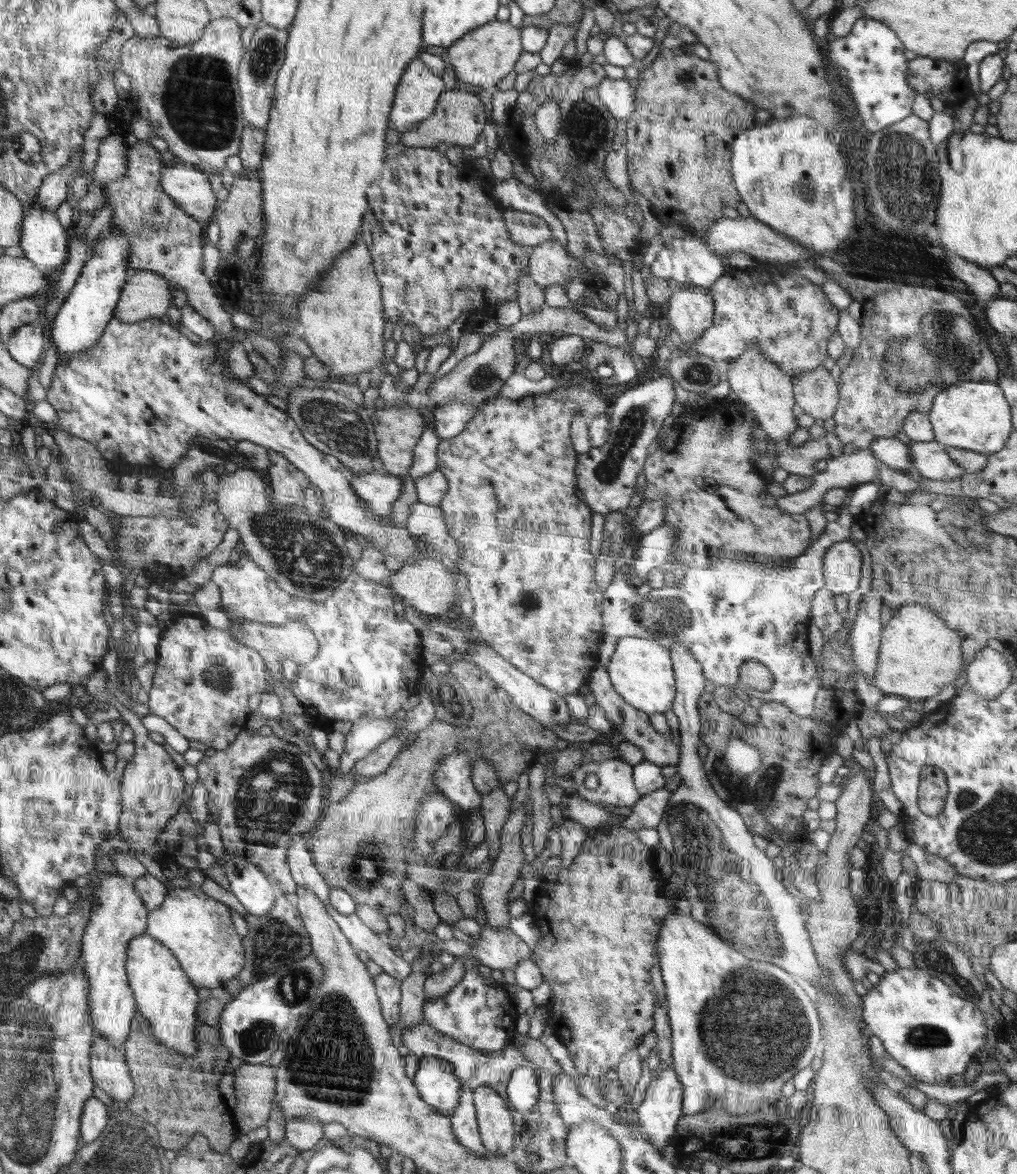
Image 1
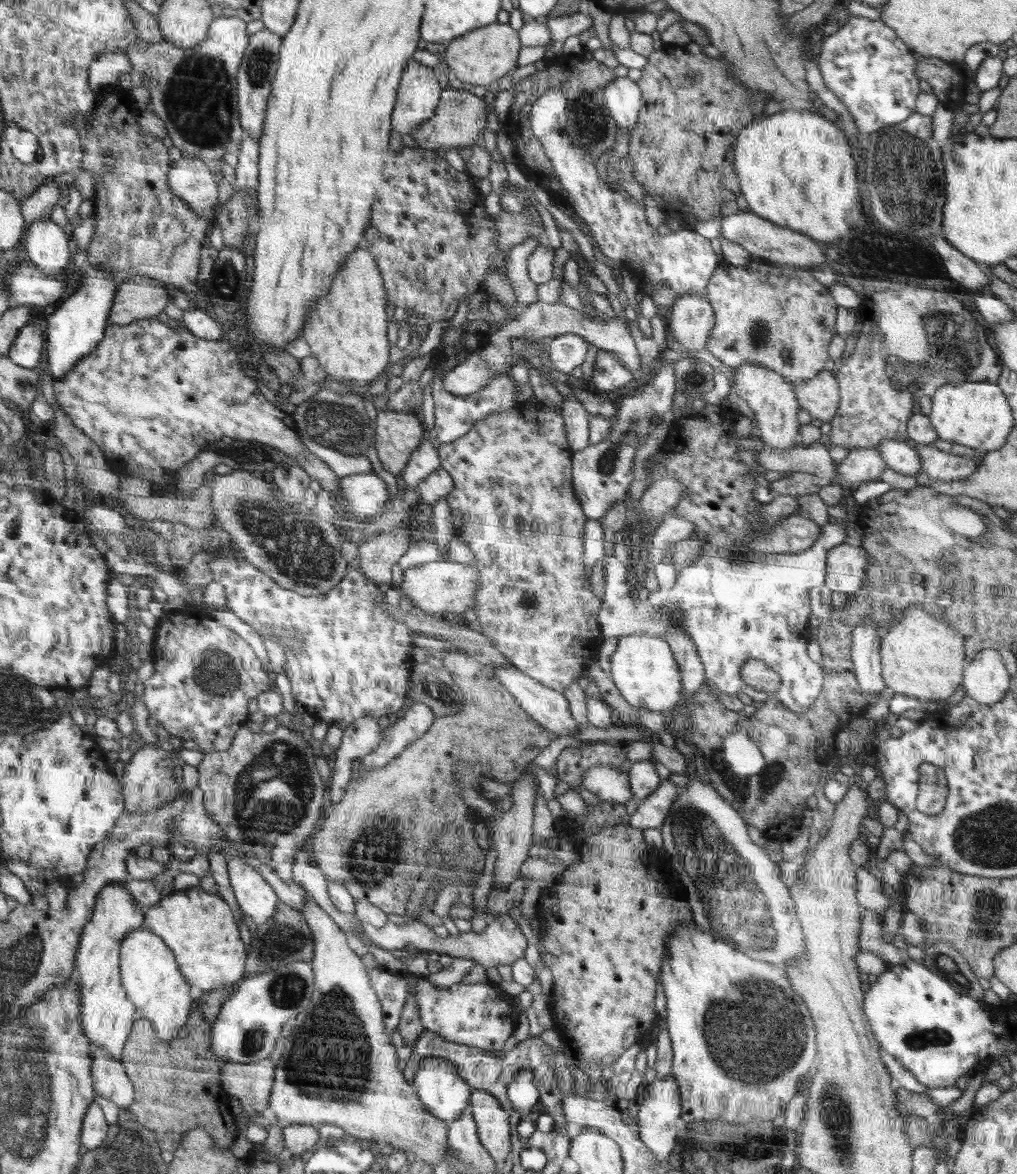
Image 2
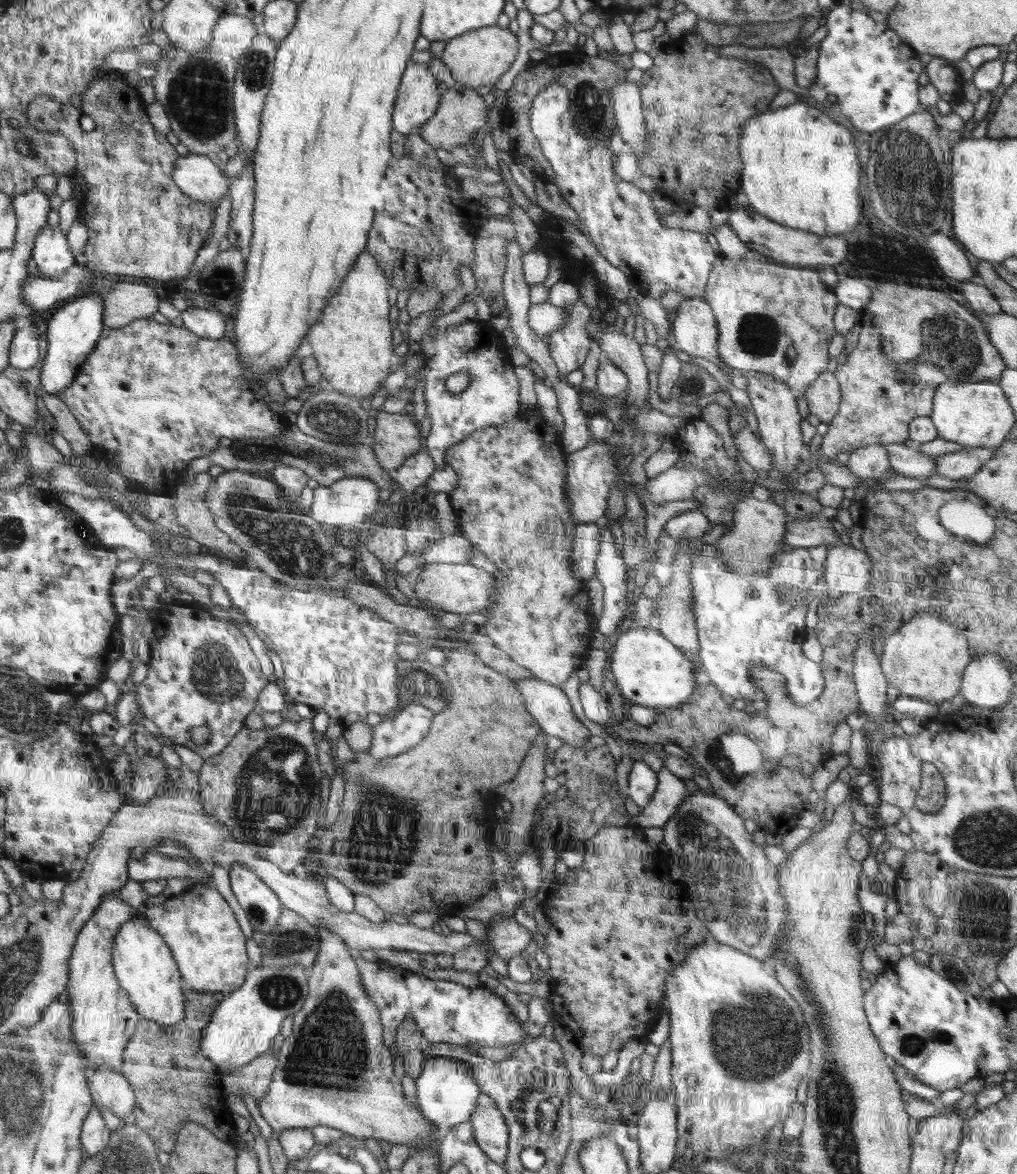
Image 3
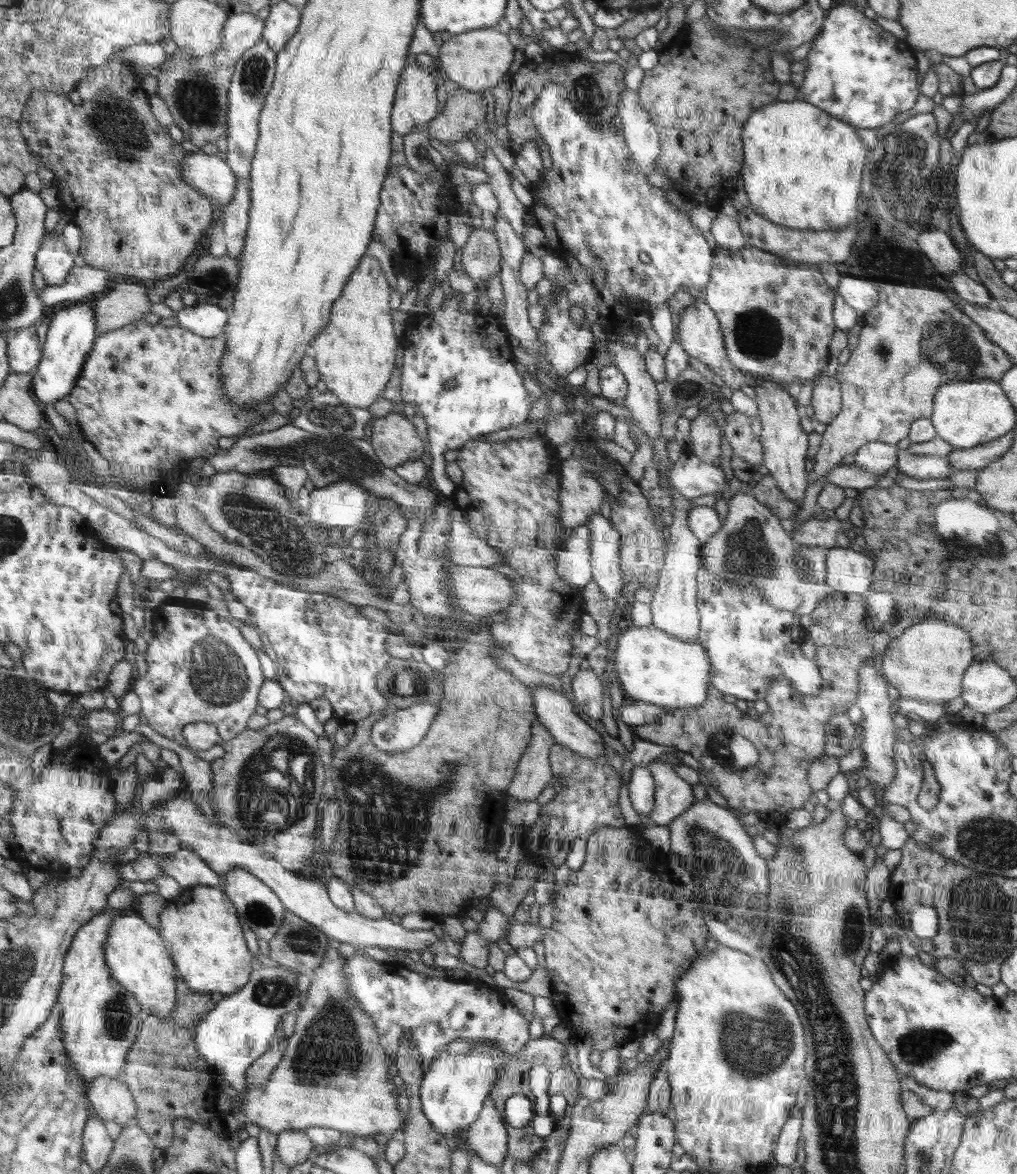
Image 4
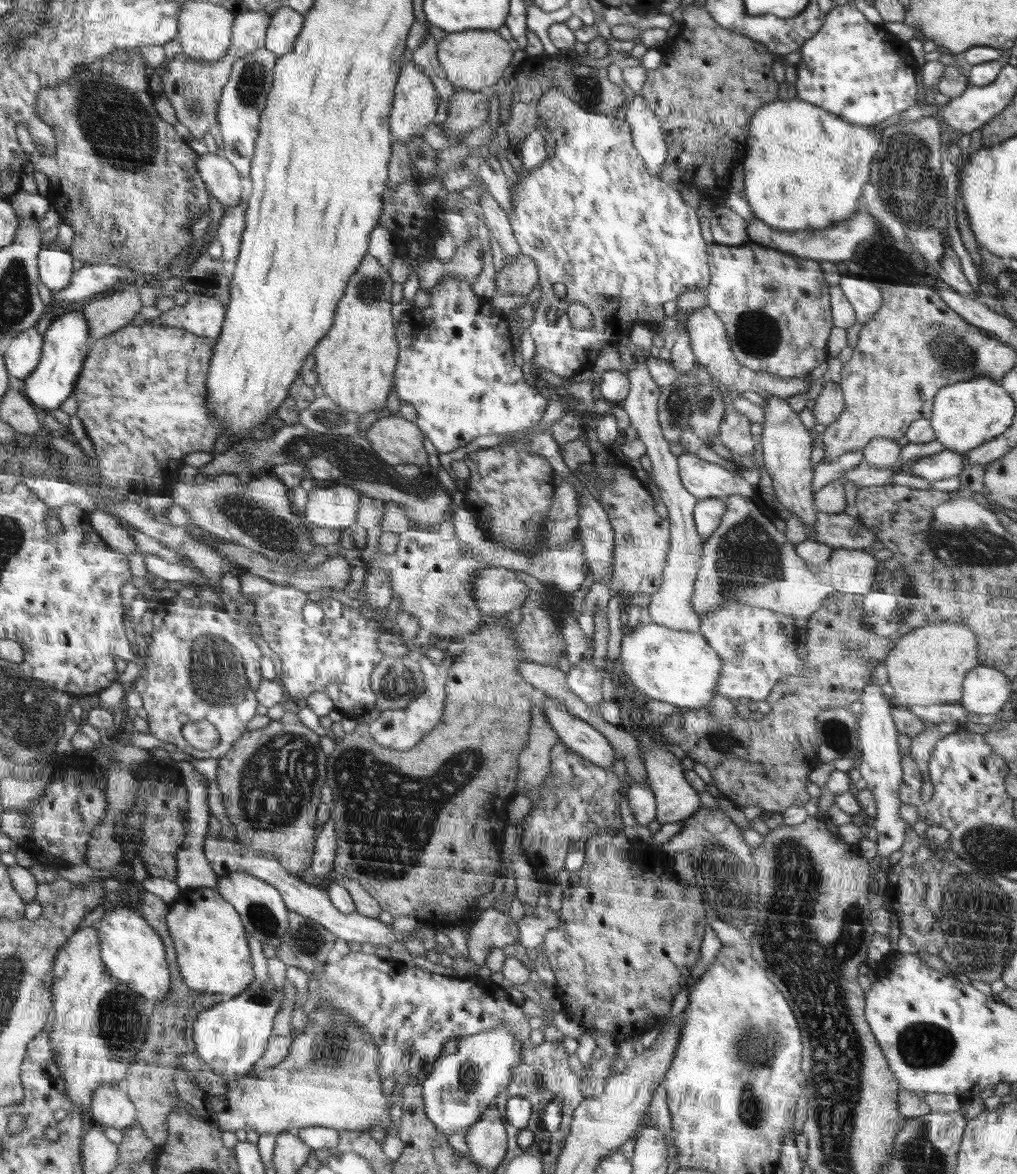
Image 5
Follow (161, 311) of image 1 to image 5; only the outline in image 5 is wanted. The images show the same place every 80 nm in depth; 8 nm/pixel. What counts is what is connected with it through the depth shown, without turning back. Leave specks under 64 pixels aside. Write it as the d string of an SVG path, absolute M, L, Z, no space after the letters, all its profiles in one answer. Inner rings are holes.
M121 284L114 294L91 300L82 314L90 327L90 338L102 340L120 331L142 310L140 294L133 284Z

